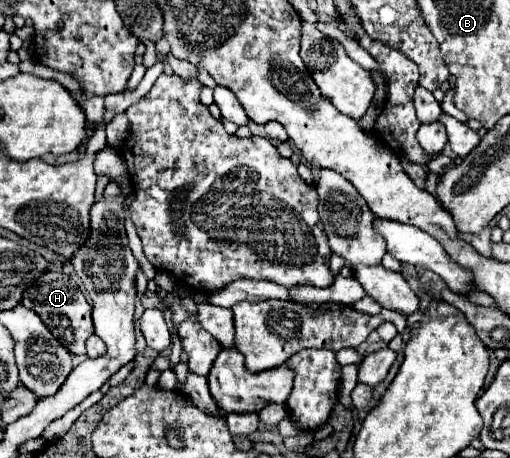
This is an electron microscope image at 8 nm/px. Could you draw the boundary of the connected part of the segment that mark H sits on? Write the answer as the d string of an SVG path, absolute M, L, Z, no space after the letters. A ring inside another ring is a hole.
M48 270L48 274L42 274L26 292L22 298L22 304L30 310L34 310L42 322L48 326L48 330L58 338L58 342L78 358L86 358L86 346L84 342L94 334L92 330L92 306L88 304L84 292L78 288L80 280L68 276L62 270Z

